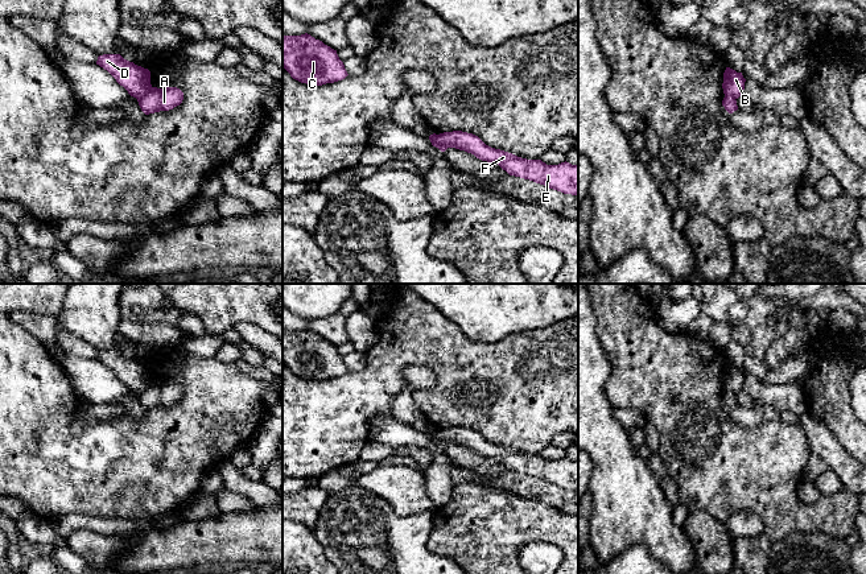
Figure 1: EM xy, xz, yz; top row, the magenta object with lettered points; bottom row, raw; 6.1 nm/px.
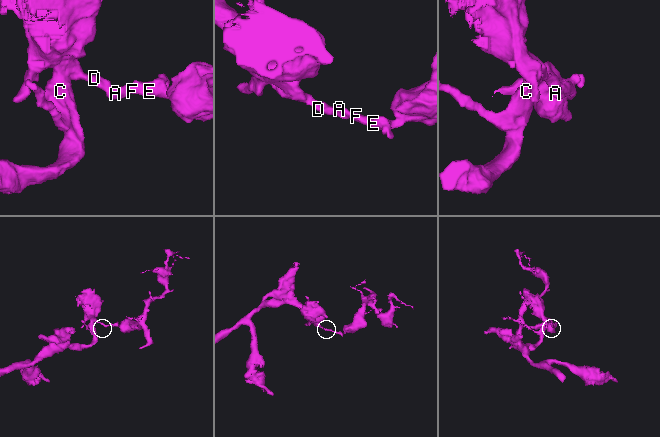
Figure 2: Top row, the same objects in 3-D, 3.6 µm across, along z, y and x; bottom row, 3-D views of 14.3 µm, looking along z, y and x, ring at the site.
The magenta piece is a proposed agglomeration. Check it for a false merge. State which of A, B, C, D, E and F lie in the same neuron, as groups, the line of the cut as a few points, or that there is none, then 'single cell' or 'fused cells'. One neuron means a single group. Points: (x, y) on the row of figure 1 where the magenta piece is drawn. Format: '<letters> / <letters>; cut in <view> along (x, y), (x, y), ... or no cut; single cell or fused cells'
A E F / B C D; cut in xy along (152, 87), (137, 99); fused cells

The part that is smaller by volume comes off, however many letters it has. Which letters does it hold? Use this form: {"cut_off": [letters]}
{"cut_off": ["A", "E", "F"]}

